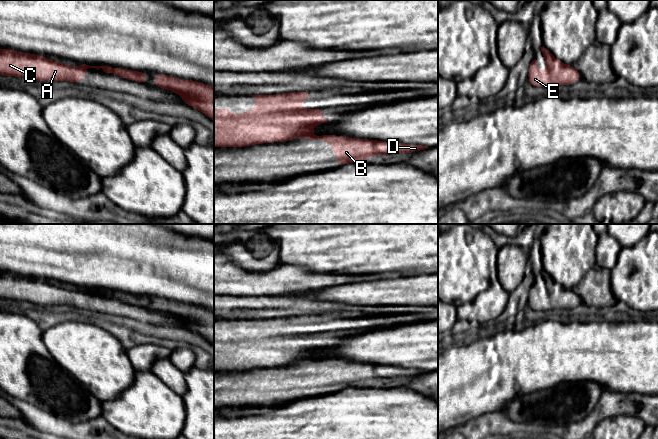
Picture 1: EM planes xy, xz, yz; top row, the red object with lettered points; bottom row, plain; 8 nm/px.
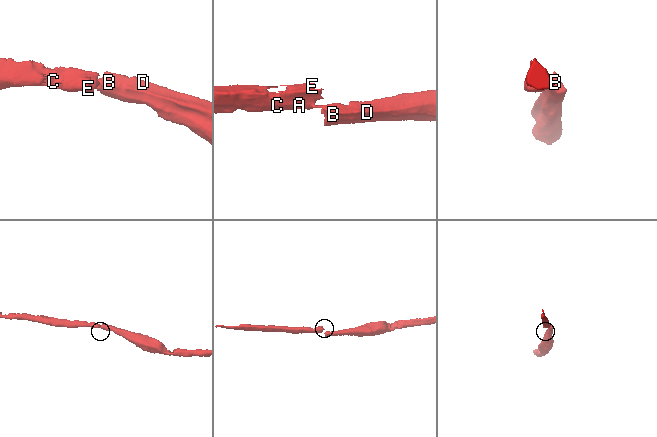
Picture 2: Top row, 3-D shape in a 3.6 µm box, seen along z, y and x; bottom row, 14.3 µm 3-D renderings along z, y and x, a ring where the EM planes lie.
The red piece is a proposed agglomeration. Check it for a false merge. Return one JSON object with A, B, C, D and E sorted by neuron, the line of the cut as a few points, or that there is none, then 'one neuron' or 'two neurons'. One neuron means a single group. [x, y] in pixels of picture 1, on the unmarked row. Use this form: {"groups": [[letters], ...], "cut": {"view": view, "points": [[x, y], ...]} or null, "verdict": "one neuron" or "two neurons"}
{"groups": [["A", "C", "E"], ["B", "D"]], "cut": {"view": "xz", "points": [[311, 358], [304, 360]]}, "verdict": "two neurons"}

